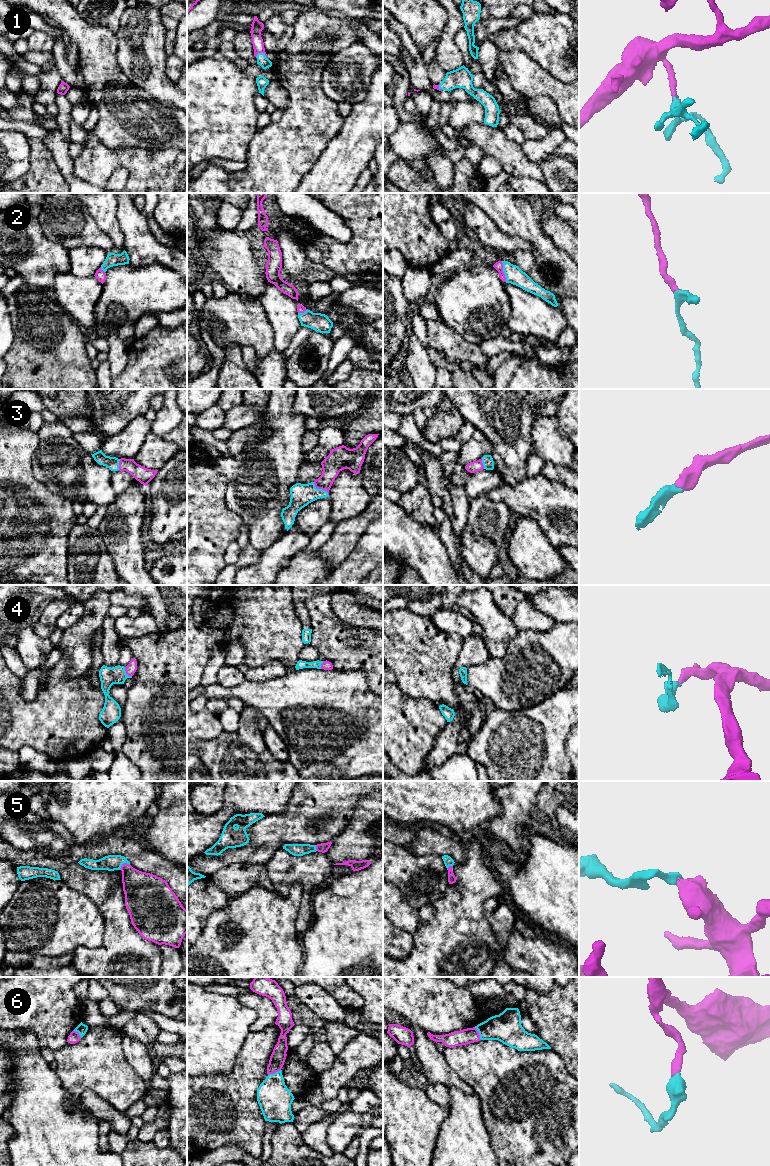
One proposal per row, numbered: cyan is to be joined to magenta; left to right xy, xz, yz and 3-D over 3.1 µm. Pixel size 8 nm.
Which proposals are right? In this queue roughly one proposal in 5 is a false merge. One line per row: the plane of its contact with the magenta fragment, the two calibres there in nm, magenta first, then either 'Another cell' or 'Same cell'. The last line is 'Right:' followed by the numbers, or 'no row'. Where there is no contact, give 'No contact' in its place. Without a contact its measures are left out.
1: Touches magenta in xz. Thickness 90 nm (magenta) against 90 nm. Same cell
2: Touches magenta in yz. Thickness 70 nm (magenta) against 140 nm. Same cell
3: Touches magenta in xz. Thickness 170 nm (magenta) against 180 nm. Same cell
4: Touches magenta in xy. Thickness 90 nm (magenta) against 140 nm. Same cell
5: Touches magenta in xy. Thickness 280 nm (magenta) against 130 nm. Same cell
6: Touches magenta in xz. Thickness 120 nm (magenta) against 280 nm. Same cell
Right: 1, 2, 3, 4, 5, 6

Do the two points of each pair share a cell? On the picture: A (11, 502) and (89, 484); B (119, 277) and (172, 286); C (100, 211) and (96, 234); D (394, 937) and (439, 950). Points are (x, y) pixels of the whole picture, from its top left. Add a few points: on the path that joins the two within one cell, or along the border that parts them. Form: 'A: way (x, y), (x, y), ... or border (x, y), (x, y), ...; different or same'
A: border (35, 477), (51, 491), (65, 496), (71, 501); different
B: way (136, 293), (152, 304), (169, 303); same
C: border (84, 206), (97, 226), (113, 243); different
D: border (412, 934), (410, 953), (403, 959), (396, 959); different

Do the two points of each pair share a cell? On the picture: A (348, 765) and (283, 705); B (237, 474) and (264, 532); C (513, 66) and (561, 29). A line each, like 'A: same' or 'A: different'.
A: same
B: same
C: different

